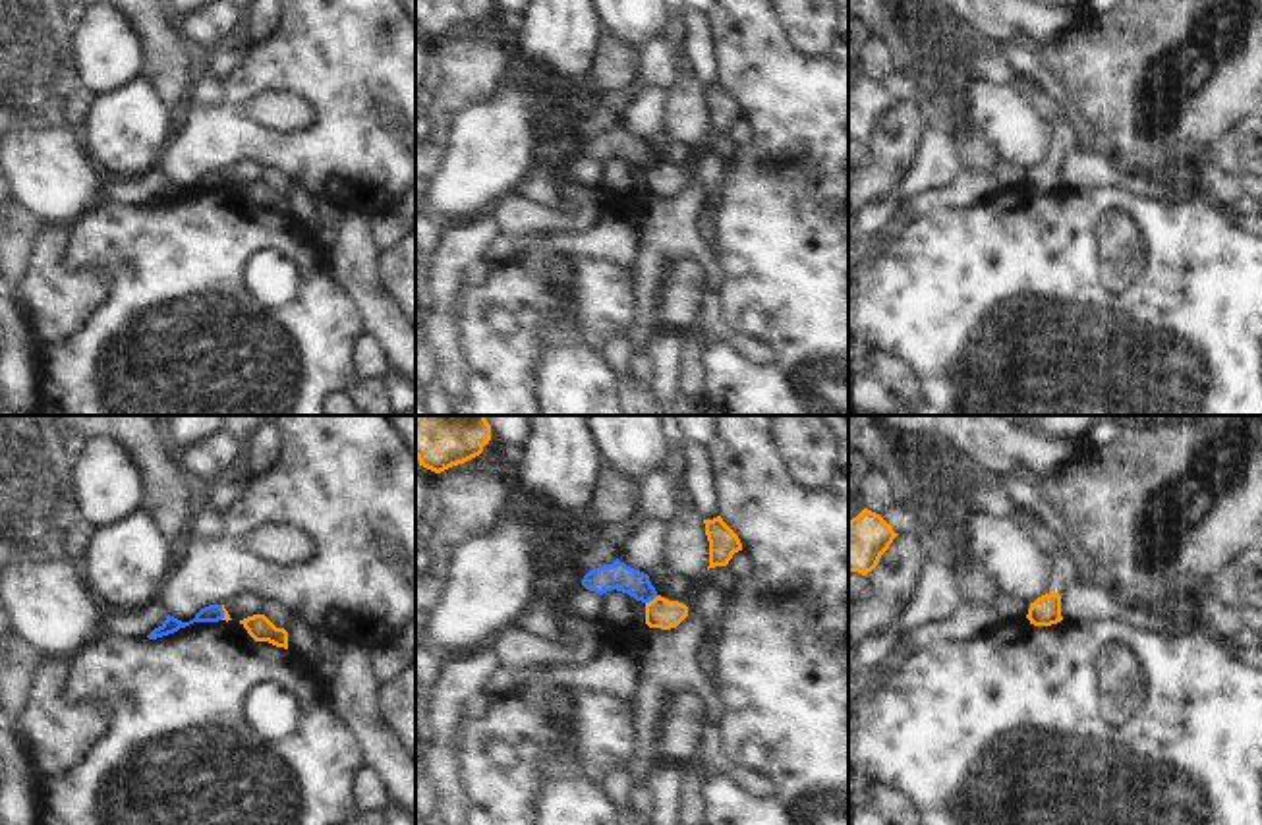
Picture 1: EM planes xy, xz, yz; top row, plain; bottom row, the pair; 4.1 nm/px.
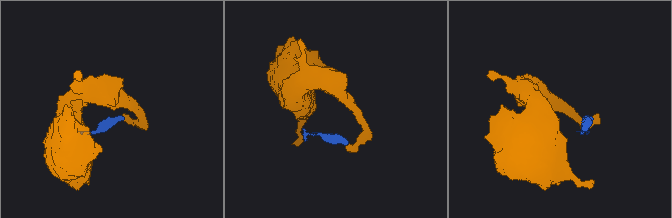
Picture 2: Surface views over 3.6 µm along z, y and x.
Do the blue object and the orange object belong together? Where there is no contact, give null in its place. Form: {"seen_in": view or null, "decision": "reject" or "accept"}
{"seen_in": "xz", "decision": "reject"}

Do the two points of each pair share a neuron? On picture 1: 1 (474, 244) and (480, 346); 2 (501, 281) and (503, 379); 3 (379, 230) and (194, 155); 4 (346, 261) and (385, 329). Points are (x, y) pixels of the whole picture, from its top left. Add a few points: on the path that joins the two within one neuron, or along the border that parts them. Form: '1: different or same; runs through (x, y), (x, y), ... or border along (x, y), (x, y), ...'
1: different; border along (464, 288), (458, 300), (458, 333)
2: same; runs through (518, 306), (522, 312), (522, 346), (516, 354)
3: different; border along (395, 205), (370, 219)
4: same; runs through (358, 279), (379, 312)

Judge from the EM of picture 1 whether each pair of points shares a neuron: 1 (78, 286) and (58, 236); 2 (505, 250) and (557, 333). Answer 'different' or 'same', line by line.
1: same
2: different

